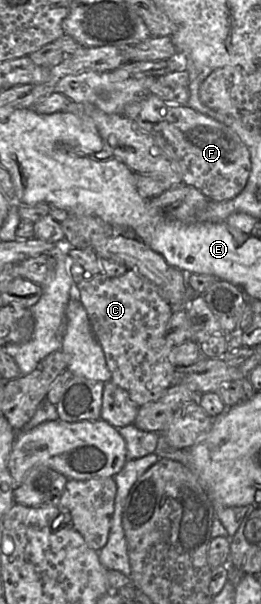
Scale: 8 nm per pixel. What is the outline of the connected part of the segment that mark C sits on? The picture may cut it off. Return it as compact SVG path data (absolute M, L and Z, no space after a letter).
M127 270L118 277L97 274L77 283L75 297L84 306L94 335L101 345L111 381L126 390L139 407L159 399L175 383L175 370L170 363L169 354L174 346L167 343L166 325L173 314L173 307L158 293L154 285L133 270Z

